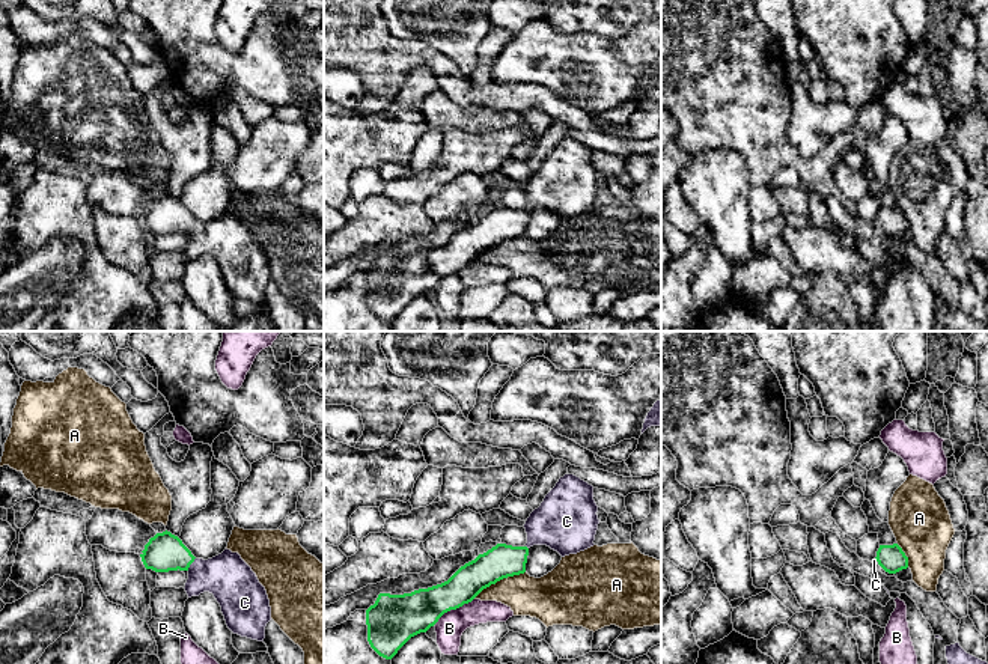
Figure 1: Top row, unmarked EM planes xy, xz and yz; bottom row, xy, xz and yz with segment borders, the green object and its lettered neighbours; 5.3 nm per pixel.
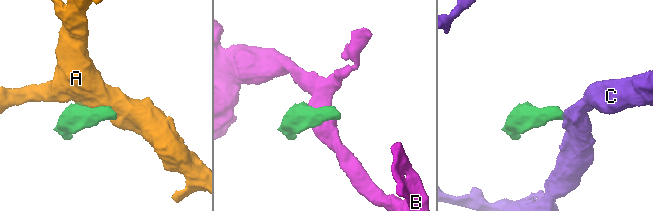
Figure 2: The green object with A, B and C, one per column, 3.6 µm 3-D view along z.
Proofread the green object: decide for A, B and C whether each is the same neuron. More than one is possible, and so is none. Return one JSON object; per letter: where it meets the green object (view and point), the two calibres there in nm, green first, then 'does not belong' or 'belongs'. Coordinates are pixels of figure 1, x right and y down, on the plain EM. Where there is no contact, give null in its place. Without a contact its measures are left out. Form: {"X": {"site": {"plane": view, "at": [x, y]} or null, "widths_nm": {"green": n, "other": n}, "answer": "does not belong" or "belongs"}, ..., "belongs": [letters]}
{"A": {"site": {"plane": "xz", "at": [499, 243]}, "widths_nm": {"green": 180, "other": 220}, "answer": "does not belong"}, "B": {"site": {"plane": "xz", "at": [452, 271]}, "widths_nm": {"green": 220, "other": 150}, "answer": "does not belong"}, "C": {"site": {"plane": "xy", "at": [192, 225]}, "widths_nm": {"green": 200, "other": 240}, "answer": "belongs"}, "belongs": ["C"]}

